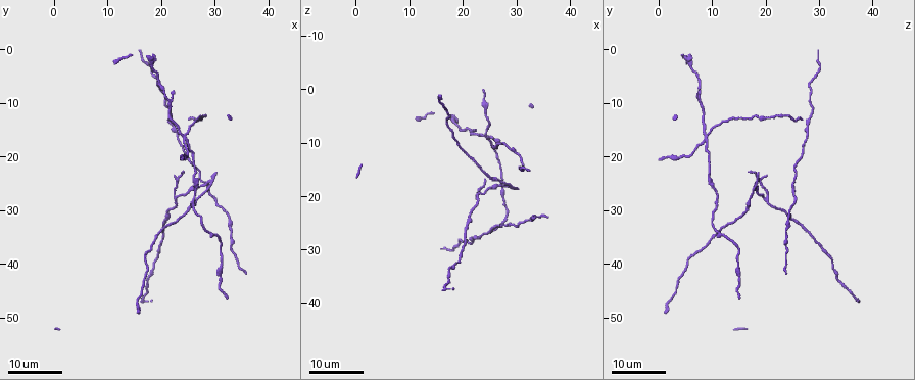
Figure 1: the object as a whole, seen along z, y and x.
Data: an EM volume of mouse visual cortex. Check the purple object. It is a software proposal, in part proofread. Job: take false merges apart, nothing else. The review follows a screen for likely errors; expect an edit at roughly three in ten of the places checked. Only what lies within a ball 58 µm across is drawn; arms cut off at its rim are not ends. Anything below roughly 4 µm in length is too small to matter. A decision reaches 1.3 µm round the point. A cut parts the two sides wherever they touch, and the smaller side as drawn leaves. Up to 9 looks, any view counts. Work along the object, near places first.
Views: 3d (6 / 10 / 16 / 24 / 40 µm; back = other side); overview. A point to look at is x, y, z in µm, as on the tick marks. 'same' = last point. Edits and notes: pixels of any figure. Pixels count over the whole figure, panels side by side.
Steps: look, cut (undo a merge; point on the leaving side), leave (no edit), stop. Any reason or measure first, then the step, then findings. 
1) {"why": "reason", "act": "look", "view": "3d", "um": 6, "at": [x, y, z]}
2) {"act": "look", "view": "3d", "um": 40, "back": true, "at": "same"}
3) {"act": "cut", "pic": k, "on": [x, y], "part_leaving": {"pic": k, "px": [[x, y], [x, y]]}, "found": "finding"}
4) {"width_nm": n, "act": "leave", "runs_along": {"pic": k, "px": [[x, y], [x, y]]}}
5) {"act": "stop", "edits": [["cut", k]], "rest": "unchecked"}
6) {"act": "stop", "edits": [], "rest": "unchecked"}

{"why": "four arms meet", "act": "look", "view": "3d", "um": 24, "at": [24.0, 16.0, 8.5]}

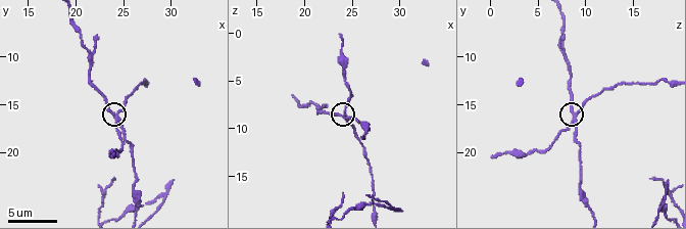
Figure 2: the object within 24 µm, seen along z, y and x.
{"why": "closer look", "act": "look", "view": "3d", "um": 10, "at": [24.4, 16.2, 9.0]}

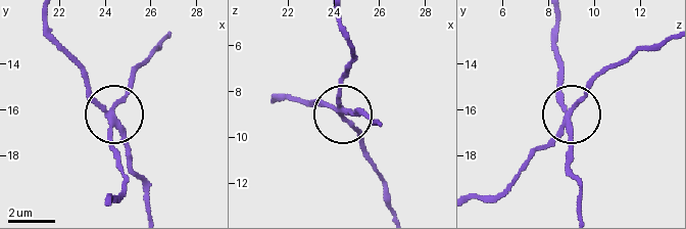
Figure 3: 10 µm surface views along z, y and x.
{"side_arm_um": 26, "arms": 4, "act": "cut", "pic": 3, "on": [110, 146], "found": "two neurons meet here"}

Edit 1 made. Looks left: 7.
{"why": "three-way junction", "act": "look", "view": "3d", "um": 16, "at": [21.2, 9.2, 7.6]}

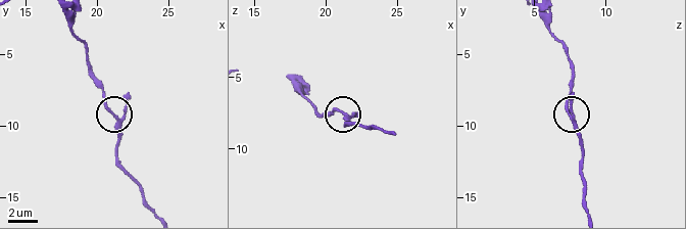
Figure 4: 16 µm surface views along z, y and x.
{"arms": 3, "act": "leave", "runs_along": {"pic": 4, "px": [[154, 212], [138, 182], [118, 161], [116, 124], [96, 84]]}, "found": "continuous, no second neuron"}

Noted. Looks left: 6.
{"why": "arms part here", "act": "look", "view": "3d", "um": 24, "at": [22.5, 28.5, 20.5]}

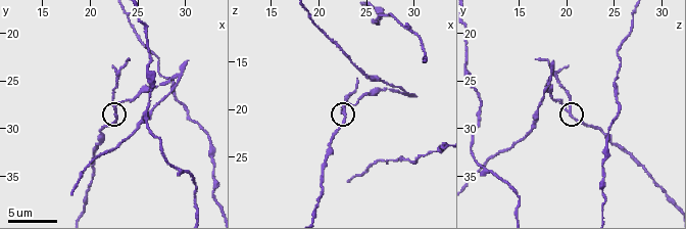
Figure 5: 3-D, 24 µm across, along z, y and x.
{"act": "look", "view": "3d", "um": 6, "at": [22.6, 28.0, 20.2]}

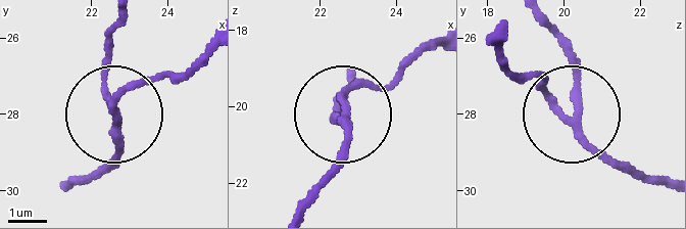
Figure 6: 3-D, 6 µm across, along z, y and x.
{"side_arm_um": 7, "arms": 3, "act": "leave", "found": "continuous, no second neuron"}

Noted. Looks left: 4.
{"why": "two arms in line, one across", "act": "look", "view": "3d", "um": 16, "at": [28.8, 24.4, 18.2]}

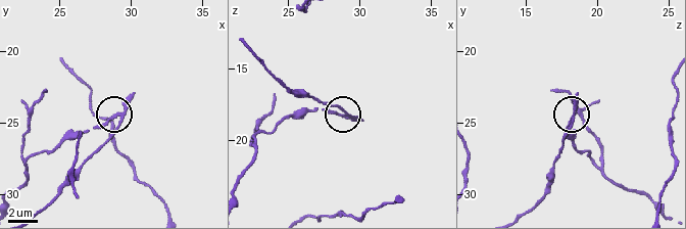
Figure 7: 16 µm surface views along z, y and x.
{"act": "cut", "pic": 7, "on": [133, 94], "part_leaving": {"pic": 7, "px": [[125, 116], [117, 130], [41, 210]]}, "found": "a second neuron is stuck on"}

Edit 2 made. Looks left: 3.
{"act": "stop", "edits": [["cut", 3], ["cut", 7]], "rest": "unchecked"}

